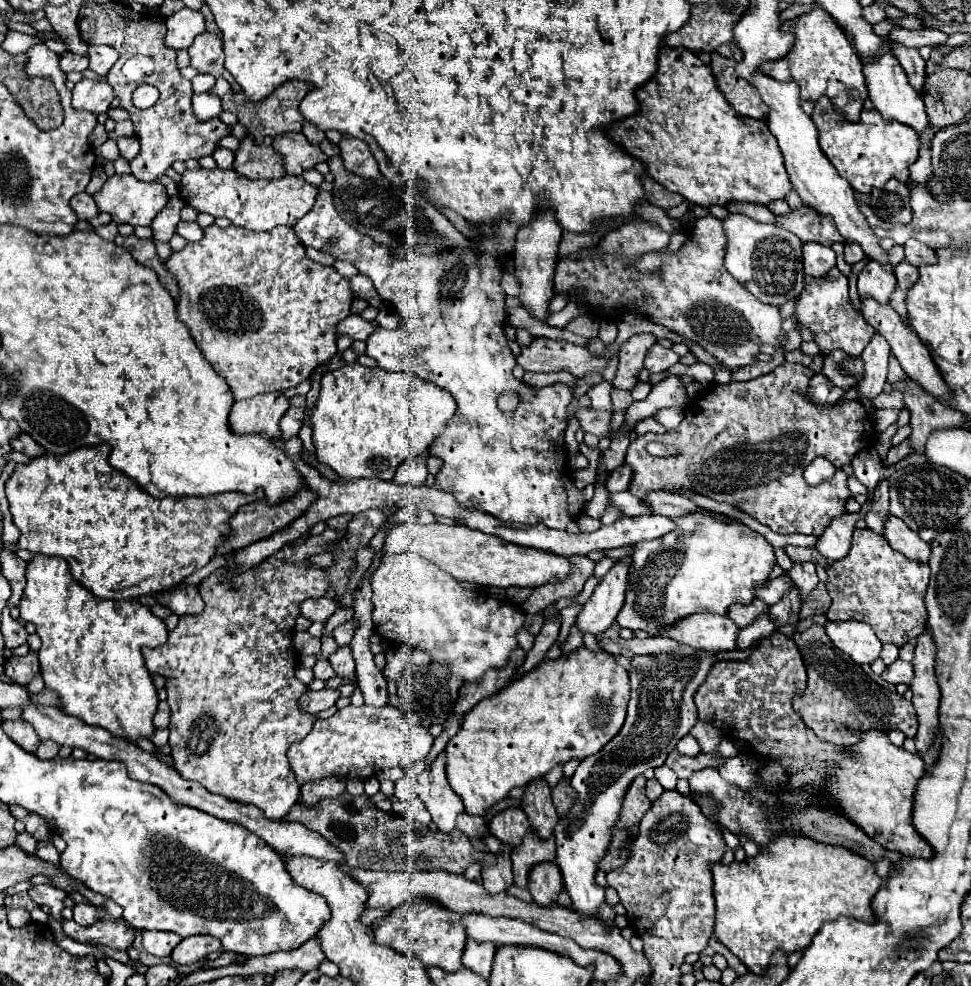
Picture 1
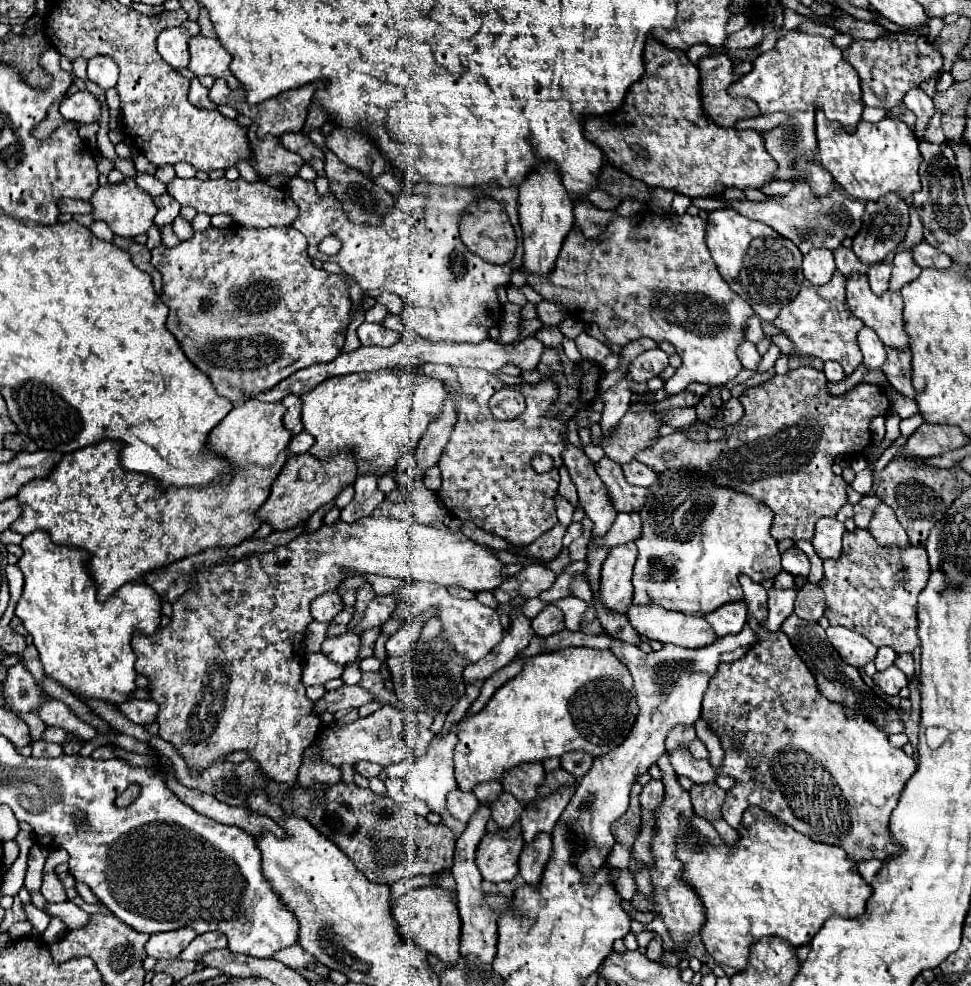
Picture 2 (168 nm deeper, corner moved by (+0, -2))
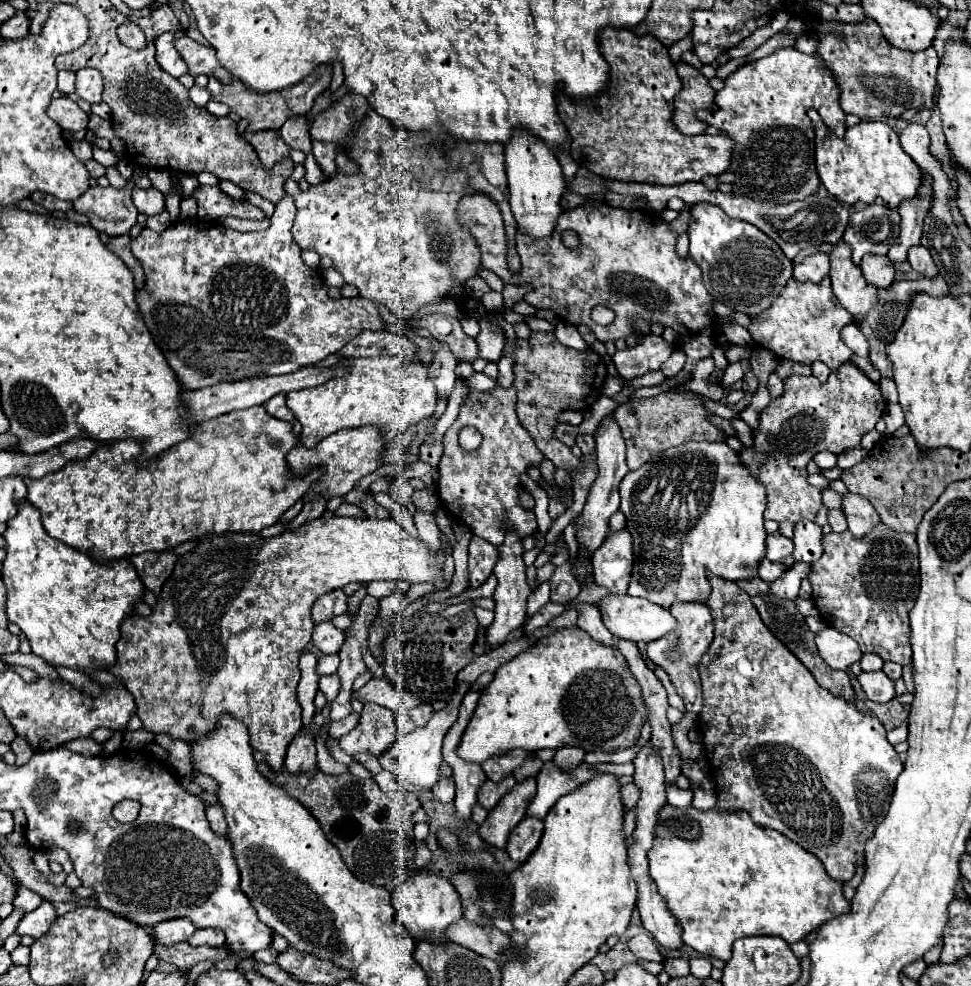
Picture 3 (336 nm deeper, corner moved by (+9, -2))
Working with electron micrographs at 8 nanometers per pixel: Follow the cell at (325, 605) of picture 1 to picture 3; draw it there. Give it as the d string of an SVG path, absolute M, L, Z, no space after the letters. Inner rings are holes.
M333 590L329 594L323 594L311 606L311 616L313 616L315 624L331 620L331 618L335 618L339 614L345 614L345 612L347 612L347 596L345 596L343 590Z

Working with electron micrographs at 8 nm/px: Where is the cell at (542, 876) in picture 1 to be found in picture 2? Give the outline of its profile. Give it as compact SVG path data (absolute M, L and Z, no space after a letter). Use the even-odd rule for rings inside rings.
M538 834L534 842L526 844L520 854L520 876L526 884L538 886L546 862L552 854L552 838L548 834Z

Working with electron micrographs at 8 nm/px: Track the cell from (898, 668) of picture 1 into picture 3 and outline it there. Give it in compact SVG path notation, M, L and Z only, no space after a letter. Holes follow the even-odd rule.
M877 670L877 672L863 672L857 680L859 680L863 692L867 694L867 698L873 700L873 702L889 702L891 698L895 698L895 684L893 684L893 680L881 670Z

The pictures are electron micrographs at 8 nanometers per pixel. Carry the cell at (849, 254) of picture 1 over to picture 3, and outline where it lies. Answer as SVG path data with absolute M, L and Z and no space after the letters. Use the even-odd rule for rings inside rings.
M881 198L873 204L857 202L849 212L849 228L845 230L843 240L853 250L853 262L859 266L865 254L887 254L889 244L899 236L899 212L885 208Z

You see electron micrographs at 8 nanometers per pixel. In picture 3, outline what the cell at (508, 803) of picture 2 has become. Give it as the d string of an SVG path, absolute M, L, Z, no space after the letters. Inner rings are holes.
M507 776L505 780L501 782L491 782L487 780L481 788L479 788L479 794L477 794L477 800L479 804L489 812L493 806L497 806L497 802L515 786L515 778L513 776Z

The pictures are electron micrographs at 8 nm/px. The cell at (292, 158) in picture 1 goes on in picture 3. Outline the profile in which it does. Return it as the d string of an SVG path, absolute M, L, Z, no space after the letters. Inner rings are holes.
M305 116L299 118L291 118L287 120L281 130L279 130L283 142L291 148L291 150L301 150L305 154L311 152L311 136L309 136L309 122L305 120Z

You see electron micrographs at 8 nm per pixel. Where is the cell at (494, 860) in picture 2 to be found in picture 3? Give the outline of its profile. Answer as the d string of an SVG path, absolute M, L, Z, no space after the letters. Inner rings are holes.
M535 778L517 782L517 786L501 798L479 828L479 836L495 848L505 848L511 830L525 818L525 808L535 796Z

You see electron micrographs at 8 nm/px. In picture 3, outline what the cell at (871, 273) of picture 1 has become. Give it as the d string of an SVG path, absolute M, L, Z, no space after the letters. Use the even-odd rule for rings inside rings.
M873 254L863 256L861 270L863 270L865 280L877 288L889 286L895 276L895 266L893 262L889 262L887 256L873 256Z

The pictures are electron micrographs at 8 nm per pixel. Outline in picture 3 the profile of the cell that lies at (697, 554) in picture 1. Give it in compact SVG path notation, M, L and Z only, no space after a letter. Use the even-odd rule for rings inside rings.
M685 442L681 446L669 448L663 454L663 458L659 458L657 462L647 462L639 470L627 472L625 480L621 482L619 492L621 492L621 512L625 514L627 530L633 536L635 564L633 564L633 574L631 574L631 582L629 582L629 596L647 598L649 602L659 604L665 610L669 610L677 602L705 602L709 598L709 592L711 592L707 572L717 574L717 576L727 578L727 580L735 580L735 582L757 576L759 564L765 558L765 540L767 540L767 532L765 532L765 526L763 526L763 510L765 510L765 504L767 504L765 488L761 488L761 484L757 484L757 480L753 480L749 470L737 460L735 452L725 442Z

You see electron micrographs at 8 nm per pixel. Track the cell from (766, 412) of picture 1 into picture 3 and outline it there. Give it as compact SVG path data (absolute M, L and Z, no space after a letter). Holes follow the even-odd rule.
M851 362L843 364L835 374L829 376L827 382L819 382L815 376L789 376L785 380L785 392L769 402L765 410L759 412L759 426L753 432L753 446L743 446L739 452L739 460L751 472L755 480L765 486L767 492L767 510L765 520L783 522L789 520L797 524L799 520L815 520L817 512L823 508L821 490L807 482L807 462L821 450L829 450L833 454L841 454L849 448L859 448L861 436L875 428L877 420L883 416L887 404L881 396L881 390L875 382L871 382L861 370L857 370Z

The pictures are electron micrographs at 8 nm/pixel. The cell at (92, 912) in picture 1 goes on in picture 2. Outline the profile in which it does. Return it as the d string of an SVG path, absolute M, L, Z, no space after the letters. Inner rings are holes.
M70 900L60 902L60 904L46 904L44 912L50 918L60 918L70 930L82 928L82 924L86 924L86 918L88 918L88 914L82 908L78 908L74 902L70 902Z

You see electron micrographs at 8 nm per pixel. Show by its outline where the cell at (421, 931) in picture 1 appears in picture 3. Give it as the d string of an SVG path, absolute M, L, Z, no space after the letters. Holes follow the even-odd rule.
M417 874L407 878L395 886L391 892L391 905L395 910L397 922L405 926L405 930L417 940L427 940L433 944L443 944L447 942L445 930L463 918L463 906L461 906L461 896L449 882L449 878L435 876L435 874Z

